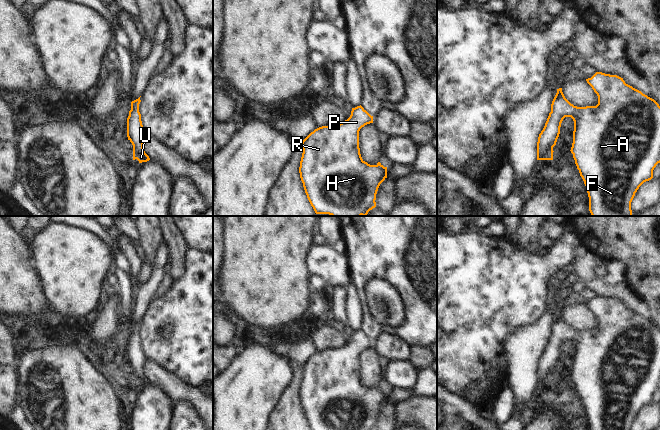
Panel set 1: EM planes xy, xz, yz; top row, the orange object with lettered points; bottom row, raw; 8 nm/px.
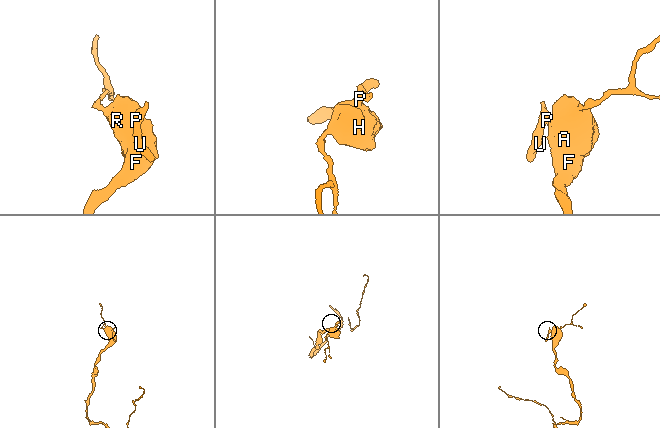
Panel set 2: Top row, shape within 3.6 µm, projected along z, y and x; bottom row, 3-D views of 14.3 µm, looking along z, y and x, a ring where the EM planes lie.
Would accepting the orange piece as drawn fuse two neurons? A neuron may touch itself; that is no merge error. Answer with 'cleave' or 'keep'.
keep

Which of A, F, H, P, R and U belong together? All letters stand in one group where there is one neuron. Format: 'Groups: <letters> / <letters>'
Groups: A F H P R U.

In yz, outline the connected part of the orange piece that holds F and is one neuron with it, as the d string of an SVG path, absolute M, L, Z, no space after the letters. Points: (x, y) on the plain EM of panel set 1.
M596 296L586 303L598 320L596 330L577 331L564 320L562 312L551 328L551 336L538 361L537 384L553 384L553 371L560 358L560 351L565 341L574 345L571 377L582 401L589 421L589 430L631 430L639 411L653 402L653 394L660 387L660 330L652 322L625 307L617 299Z

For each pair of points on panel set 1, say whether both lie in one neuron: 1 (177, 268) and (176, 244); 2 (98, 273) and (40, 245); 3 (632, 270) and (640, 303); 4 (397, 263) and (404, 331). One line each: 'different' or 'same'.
1: same
2: same
3: different
4: same

